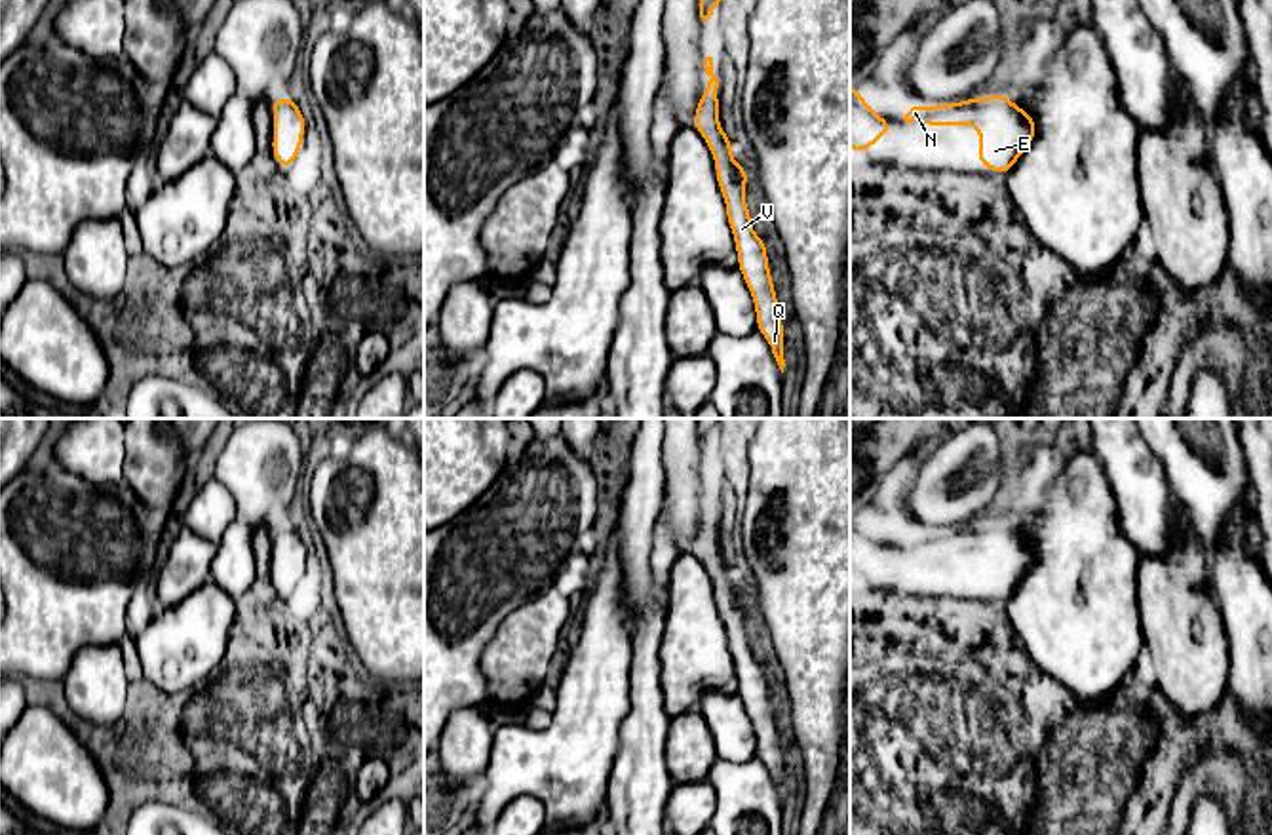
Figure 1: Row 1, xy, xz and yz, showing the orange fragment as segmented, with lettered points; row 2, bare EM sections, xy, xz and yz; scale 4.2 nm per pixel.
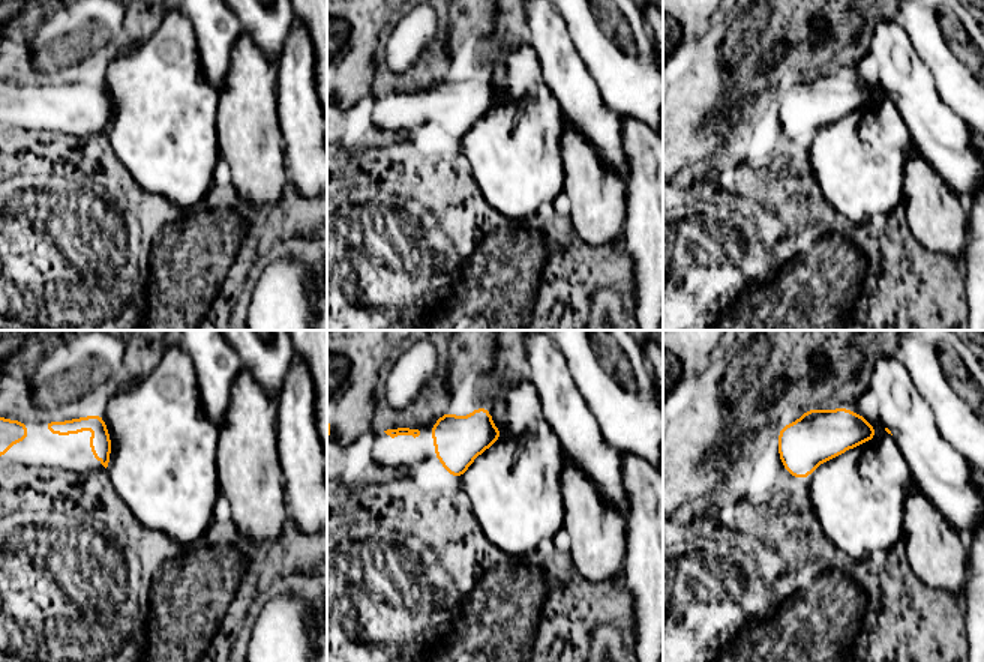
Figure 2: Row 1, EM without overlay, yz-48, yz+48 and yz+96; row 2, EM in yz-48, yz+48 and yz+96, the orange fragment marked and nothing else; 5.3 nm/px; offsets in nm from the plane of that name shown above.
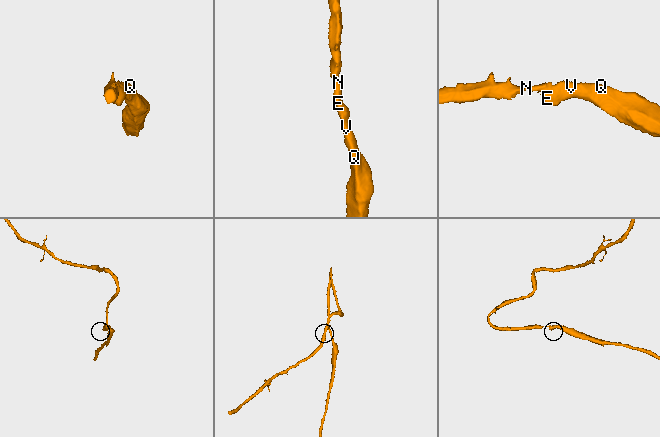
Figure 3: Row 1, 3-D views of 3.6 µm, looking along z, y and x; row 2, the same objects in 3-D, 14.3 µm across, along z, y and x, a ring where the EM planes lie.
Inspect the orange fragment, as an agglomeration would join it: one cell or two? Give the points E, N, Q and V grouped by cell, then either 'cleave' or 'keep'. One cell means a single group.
groups E N Q V; keep

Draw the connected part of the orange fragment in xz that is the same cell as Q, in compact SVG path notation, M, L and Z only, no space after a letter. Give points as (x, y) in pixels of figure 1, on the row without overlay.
M713 483L703 485L709 508L703 512L703 521L696 531L694 553L707 569L715 584L715 601L719 616L726 628L726 647L734 660L738 677L738 694L749 713L757 738L757 757L766 763L766 768L783 799L783 746L780 728L770 702L766 668L751 654L751 637L745 631L743 620L749 597L732 586L732 567L719 550L719 506L713 500Z

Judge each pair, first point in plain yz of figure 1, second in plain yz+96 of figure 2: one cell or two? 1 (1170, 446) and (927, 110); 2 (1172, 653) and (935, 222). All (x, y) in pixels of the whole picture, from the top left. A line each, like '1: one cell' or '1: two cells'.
1: two cells
2: one cell

